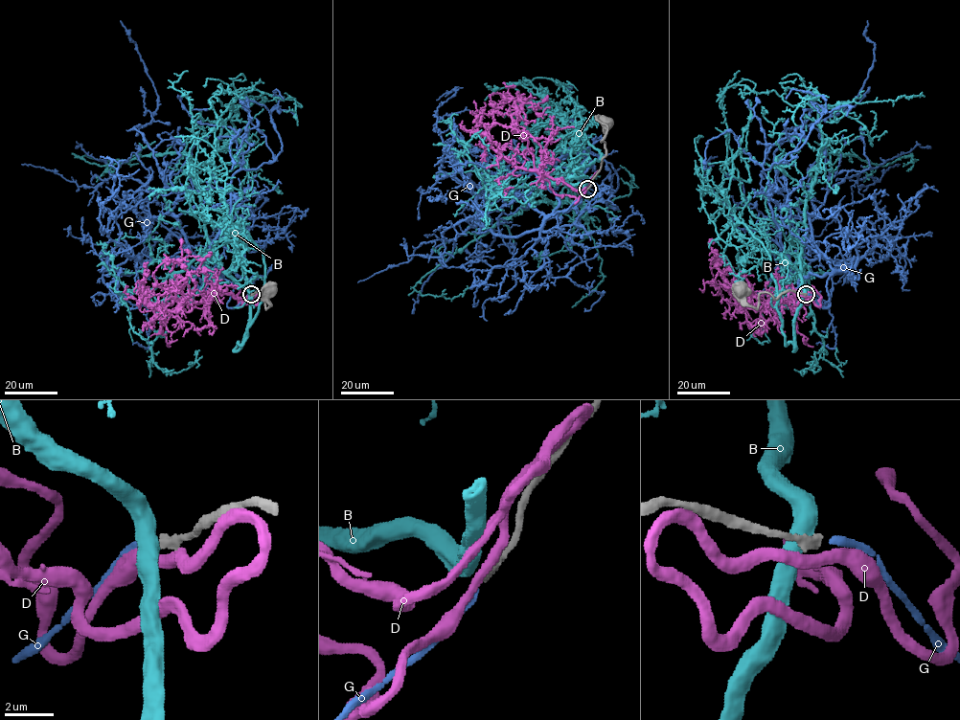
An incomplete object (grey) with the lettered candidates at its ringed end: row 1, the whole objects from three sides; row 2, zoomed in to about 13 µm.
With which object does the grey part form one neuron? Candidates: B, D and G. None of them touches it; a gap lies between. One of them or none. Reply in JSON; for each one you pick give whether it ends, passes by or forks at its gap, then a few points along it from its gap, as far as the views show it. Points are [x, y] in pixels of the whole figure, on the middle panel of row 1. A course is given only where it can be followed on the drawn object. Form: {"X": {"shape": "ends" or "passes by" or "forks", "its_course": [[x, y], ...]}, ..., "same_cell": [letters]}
{"G": {"shape": "ends", "its_course": [[586, 191], [545, 215], [504, 189], [515, 172], [491, 157], [470, 177], [494, 239], [478, 257], [456, 250]]}, "same_cell": ["G"]}

